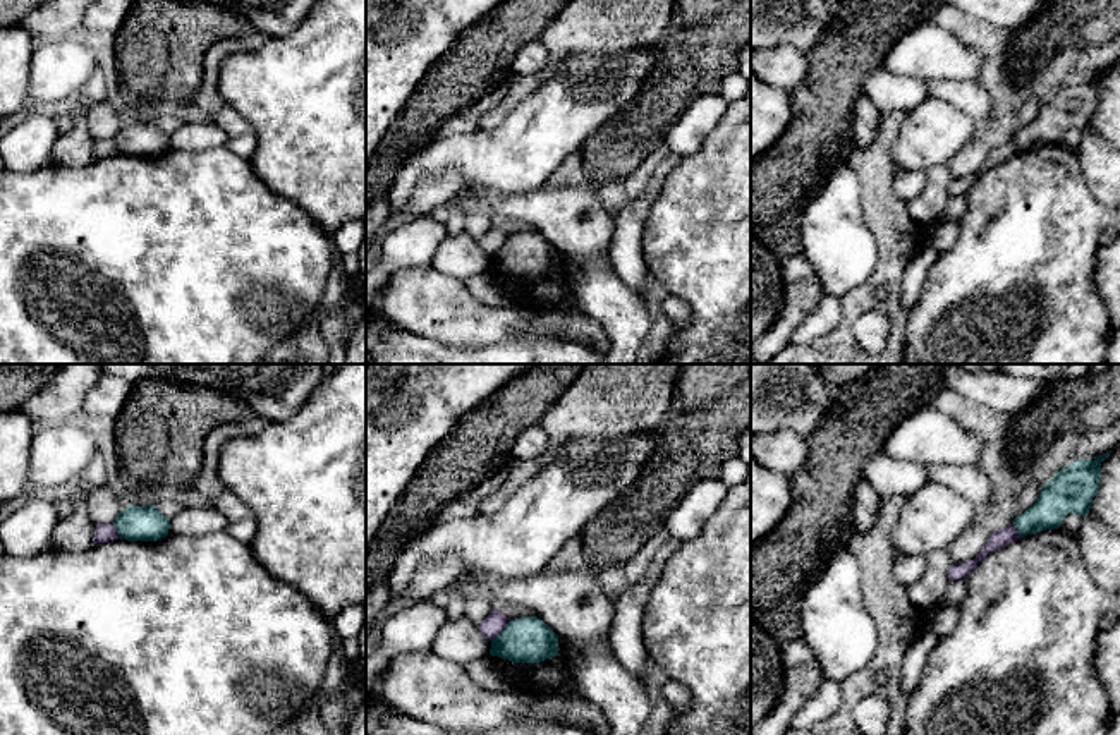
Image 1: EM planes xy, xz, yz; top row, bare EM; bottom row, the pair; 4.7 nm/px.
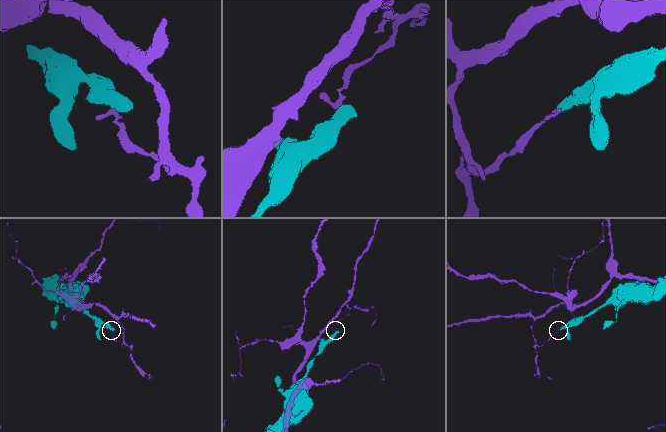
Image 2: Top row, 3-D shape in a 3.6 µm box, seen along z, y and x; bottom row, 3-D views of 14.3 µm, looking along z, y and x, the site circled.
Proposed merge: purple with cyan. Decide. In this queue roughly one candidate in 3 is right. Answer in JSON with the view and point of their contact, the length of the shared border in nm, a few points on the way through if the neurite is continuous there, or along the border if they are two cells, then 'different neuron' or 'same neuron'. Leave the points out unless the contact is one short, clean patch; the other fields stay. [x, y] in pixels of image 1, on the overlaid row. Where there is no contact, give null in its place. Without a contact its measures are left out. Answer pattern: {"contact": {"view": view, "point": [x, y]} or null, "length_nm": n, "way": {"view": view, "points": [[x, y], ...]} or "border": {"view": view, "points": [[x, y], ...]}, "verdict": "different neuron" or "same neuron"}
{"contact": {"view": "xz", "point": [500, 631]}, "length_nm": 130, "border": {"view": "xz", "points": [[509, 622], [492, 641]]}, "verdict": "different neuron"}

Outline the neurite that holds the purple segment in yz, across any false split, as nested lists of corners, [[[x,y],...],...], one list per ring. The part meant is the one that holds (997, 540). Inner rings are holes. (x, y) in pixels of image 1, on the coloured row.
[[[1013,524],[991,532],[986,546],[981,550],[981,553],[974,560],[965,562],[965,563],[952,563],[948,570],[950,580],[959,580],[962,577],[967,577],[977,567],[981,560],[984,560],[993,551],[1001,550],[1003,546],[1017,541],[1019,538],[1020,534],[1017,532]]]

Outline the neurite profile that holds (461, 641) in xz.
[[[466,617],[455,622],[447,620],[431,646],[433,653],[462,666],[488,658],[490,649],[491,641]]]

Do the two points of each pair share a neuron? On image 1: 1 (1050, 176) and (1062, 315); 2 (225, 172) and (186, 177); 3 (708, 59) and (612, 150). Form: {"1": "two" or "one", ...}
{"1": "one", "2": "one", "3": "one"}

